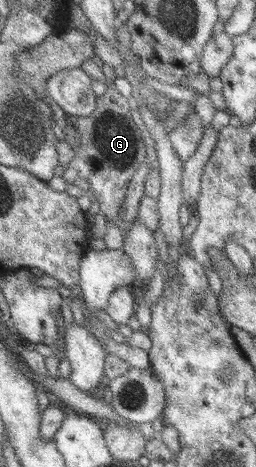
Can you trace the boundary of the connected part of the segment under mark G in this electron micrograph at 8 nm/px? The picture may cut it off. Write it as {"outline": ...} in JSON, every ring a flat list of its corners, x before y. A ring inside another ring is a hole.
{"outline":[[110,81,105,82,102,96,95,99,94,110,87,117,75,117,76,147,70,163,63,169,62,179,66,184,78,184,89,189,98,201,93,208,98,209,107,221,118,224,128,181,149,161,149,157,145,153,147,142,131,119,130,100,122,97]]}

